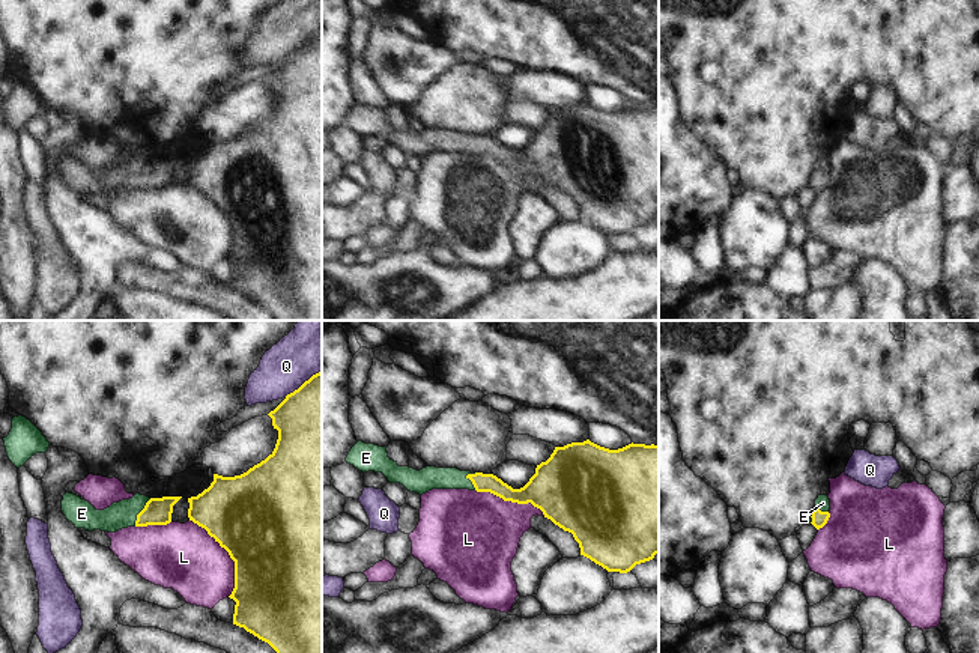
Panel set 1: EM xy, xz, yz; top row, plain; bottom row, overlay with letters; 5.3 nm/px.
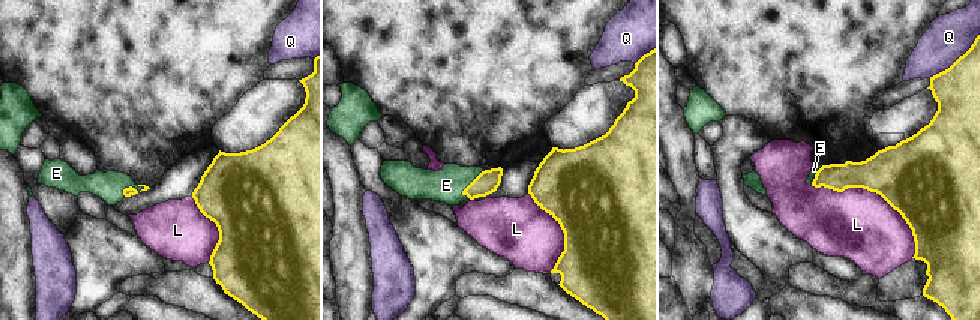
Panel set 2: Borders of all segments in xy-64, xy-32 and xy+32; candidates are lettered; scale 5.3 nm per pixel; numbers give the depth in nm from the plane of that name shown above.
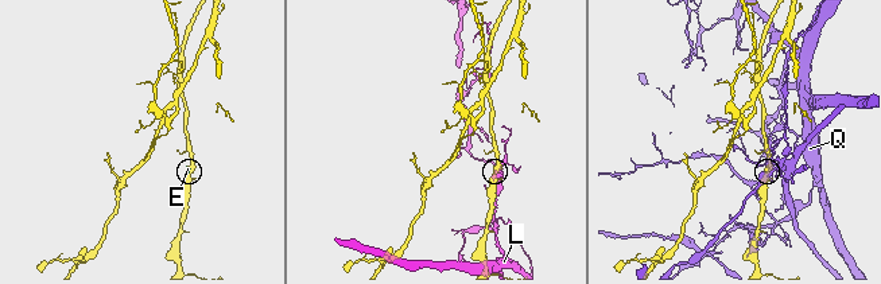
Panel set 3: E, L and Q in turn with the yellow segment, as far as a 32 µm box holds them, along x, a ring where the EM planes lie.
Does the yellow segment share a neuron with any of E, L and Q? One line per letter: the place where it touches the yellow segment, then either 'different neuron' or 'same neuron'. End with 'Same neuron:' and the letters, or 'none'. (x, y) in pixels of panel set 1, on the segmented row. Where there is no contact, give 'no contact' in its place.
E: contact xy (140, 512); same neuron
L: contact xy (229, 554); different neuron
Q: contact xy (304, 382); different neuron
Same neuron: E

